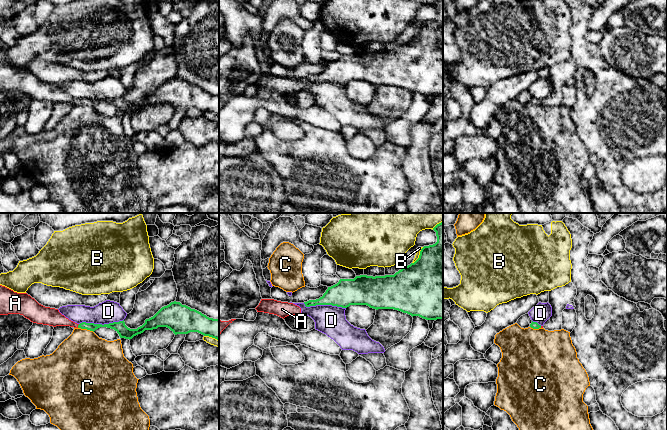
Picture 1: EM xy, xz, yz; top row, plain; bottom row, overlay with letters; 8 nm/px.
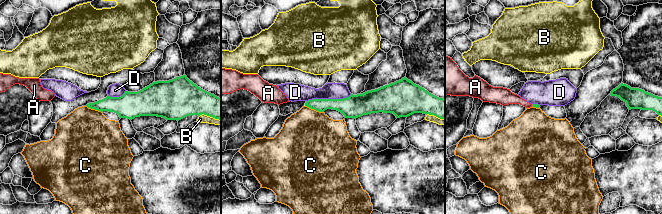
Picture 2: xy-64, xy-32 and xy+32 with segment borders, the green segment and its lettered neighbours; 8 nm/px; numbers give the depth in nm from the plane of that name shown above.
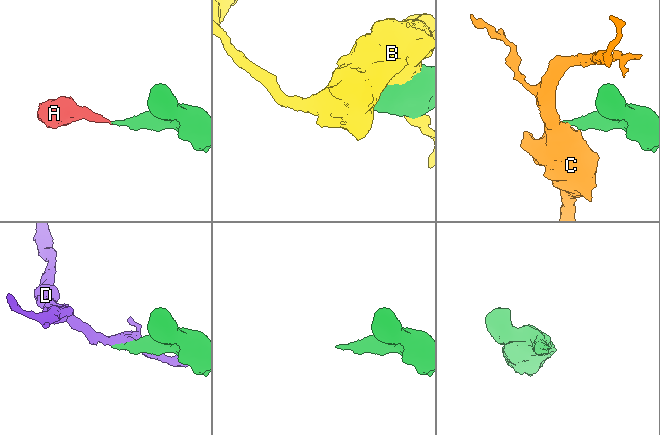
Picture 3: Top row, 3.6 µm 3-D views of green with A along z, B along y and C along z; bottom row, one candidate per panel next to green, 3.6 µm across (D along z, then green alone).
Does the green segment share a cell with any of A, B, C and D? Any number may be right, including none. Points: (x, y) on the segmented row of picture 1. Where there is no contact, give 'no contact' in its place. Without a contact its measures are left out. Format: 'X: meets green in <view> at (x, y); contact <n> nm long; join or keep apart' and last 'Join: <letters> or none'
A: meets green in xy at (78, 326); contact 40 nm long; join
B: meets green in xz at (419, 255); contact 160 nm long; keep apart
C: meets green in xy at (86, 328); contact 130 nm long; keep apart
D: meets green in xy at (101, 324); contact 360 nm long; keep apart
Join: A

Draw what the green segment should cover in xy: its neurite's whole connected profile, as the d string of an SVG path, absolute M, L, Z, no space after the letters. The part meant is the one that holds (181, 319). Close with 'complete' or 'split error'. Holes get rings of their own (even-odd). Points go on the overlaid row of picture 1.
M0 285L0 315L8 314L20 314L33 323L53 327L70 326L93 332L100 327L107 327L114 329L120 338L129 340L145 330L153 330L158 327L167 327L175 335L198 332L219 340L219 319L209 318L176 301L162 307L153 317L146 319L142 326L130 329L125 325L124 320L104 325L86 322L77 324L62 315L58 309L39 304L27 293L17 293Z; split error

